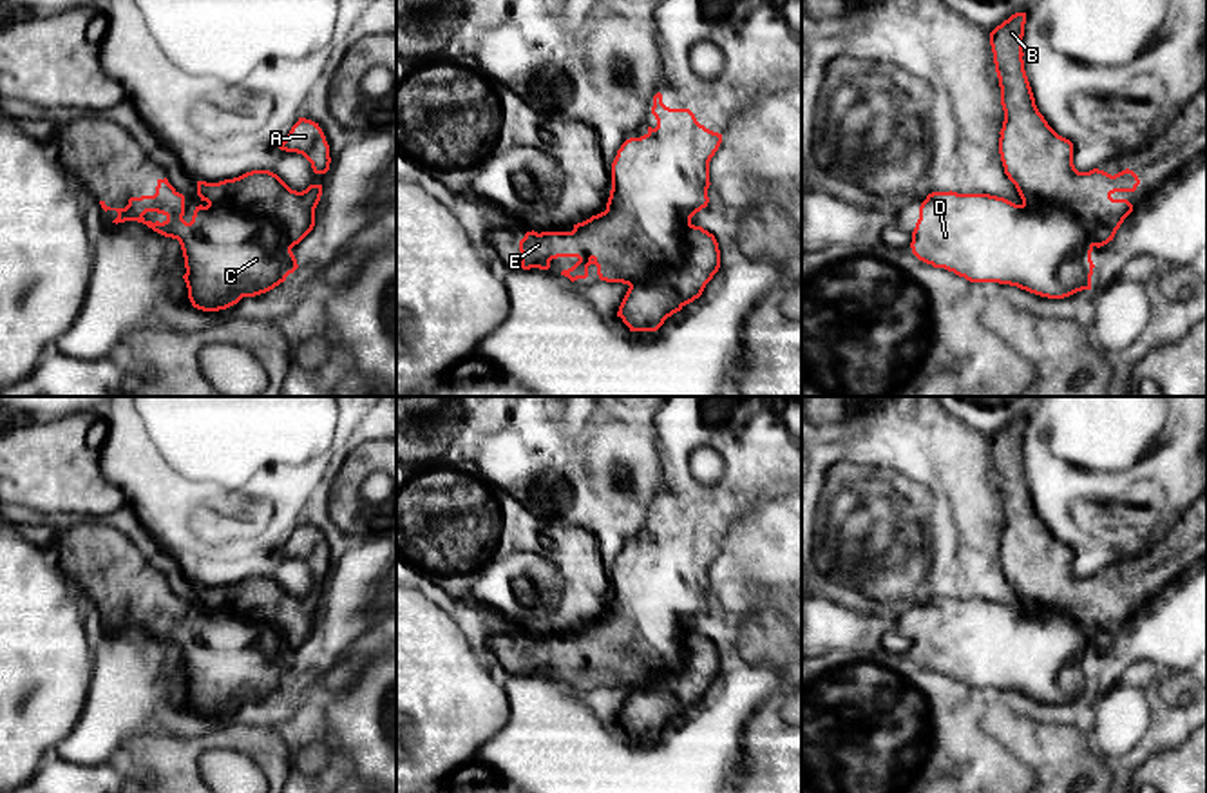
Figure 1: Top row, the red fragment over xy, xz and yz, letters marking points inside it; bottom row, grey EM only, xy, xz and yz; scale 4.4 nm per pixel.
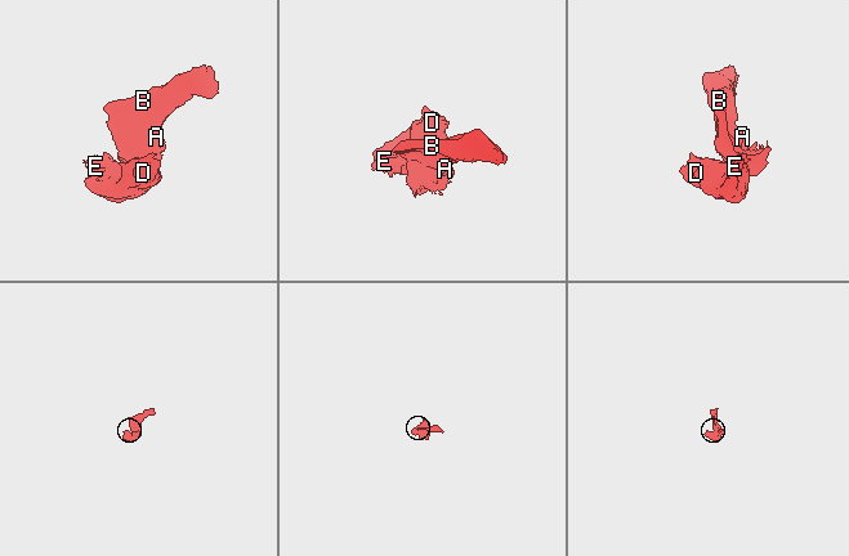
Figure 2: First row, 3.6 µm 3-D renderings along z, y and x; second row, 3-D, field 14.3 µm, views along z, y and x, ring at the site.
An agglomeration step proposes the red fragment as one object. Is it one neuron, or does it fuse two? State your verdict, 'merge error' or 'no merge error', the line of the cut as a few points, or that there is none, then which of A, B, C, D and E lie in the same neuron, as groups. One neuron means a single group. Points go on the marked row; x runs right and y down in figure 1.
merge error; cut xy (209, 203), (266, 216), (290, 248); groups A B / C D E

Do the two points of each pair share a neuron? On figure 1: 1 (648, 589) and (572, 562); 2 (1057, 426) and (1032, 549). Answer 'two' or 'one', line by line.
1: two
2: two

